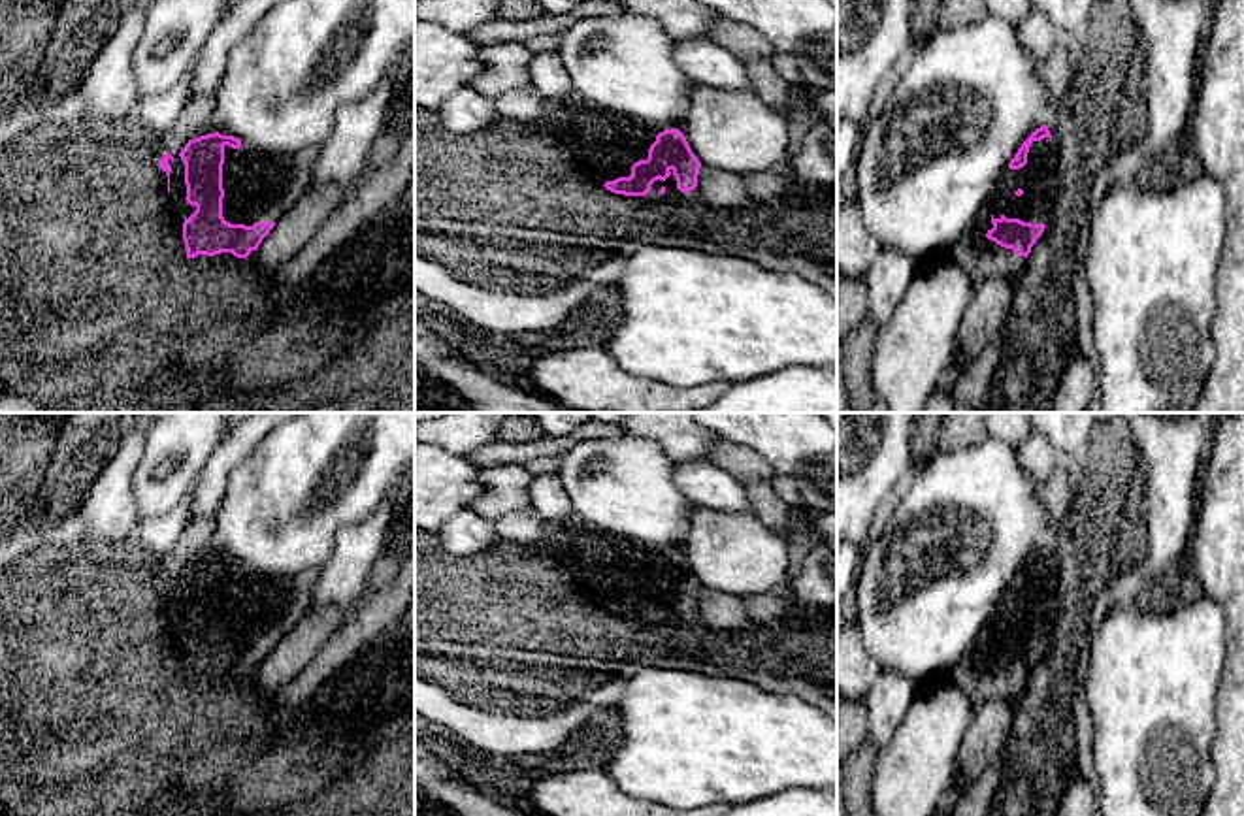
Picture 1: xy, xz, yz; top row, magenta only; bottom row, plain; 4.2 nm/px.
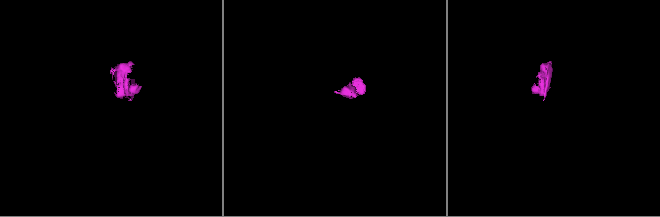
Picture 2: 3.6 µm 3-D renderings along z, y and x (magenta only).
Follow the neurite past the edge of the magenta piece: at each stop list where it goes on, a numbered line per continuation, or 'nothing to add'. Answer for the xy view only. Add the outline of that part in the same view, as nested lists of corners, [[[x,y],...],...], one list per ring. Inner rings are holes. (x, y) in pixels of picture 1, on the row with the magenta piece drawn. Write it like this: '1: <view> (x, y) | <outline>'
1: xy (178, 189) | [[[175,155],[172,162],[170,196],[173,207],[173,220],[183,230],[183,222],[196,211],[196,205],[190,205],[185,200],[187,198],[185,162],[179,155]]]

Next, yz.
1: yz (981, 257) | [[[982,207],[946,258],[963,266],[974,285],[986,277],[1007,277],[1016,285],[1027,258],[988,239],[986,234],[991,228],[991,213],[988,207]]]

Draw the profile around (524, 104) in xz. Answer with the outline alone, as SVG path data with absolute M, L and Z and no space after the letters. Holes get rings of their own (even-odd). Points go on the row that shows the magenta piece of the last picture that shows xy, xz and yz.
M515 89L494 98L499 119L516 119L522 122L550 128L556 121L556 107L545 102L533 89Z

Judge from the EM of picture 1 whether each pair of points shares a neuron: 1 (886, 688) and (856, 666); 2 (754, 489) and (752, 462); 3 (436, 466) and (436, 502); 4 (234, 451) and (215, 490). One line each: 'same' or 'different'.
1: different
2: different
3: same
4: same

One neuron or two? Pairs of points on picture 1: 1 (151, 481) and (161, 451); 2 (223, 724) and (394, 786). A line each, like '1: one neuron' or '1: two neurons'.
1: one neuron
2: one neuron

